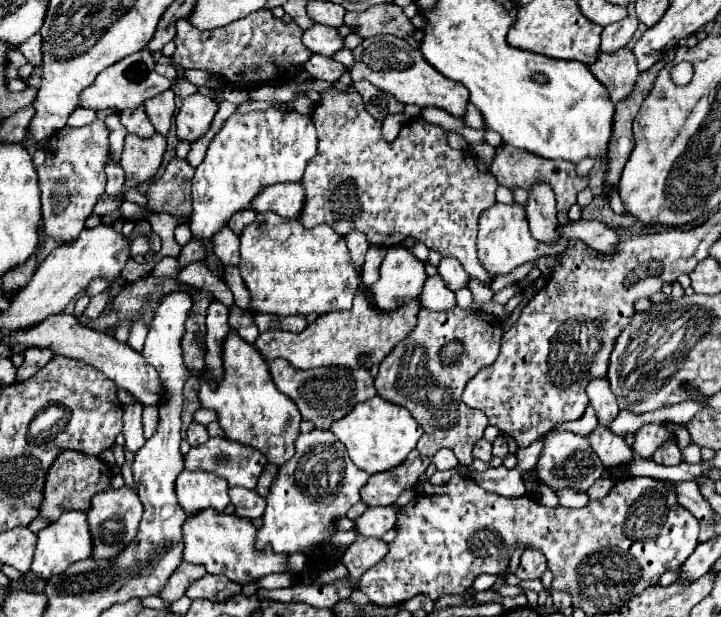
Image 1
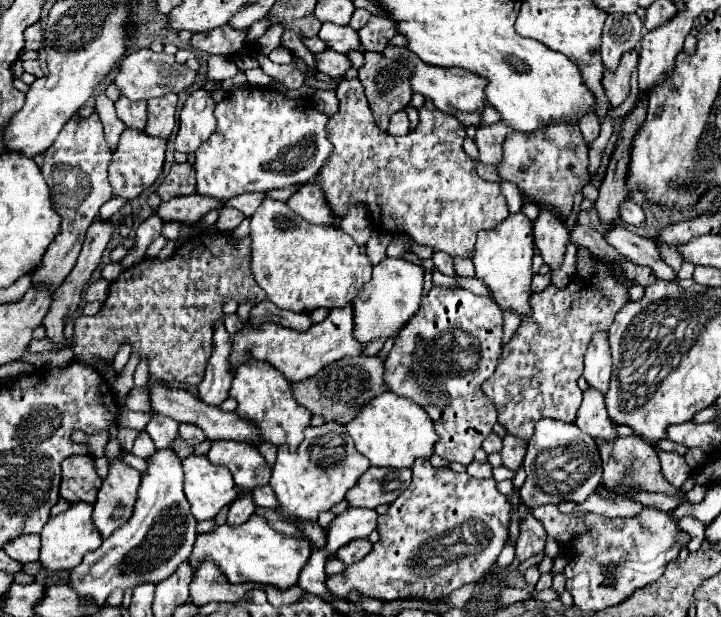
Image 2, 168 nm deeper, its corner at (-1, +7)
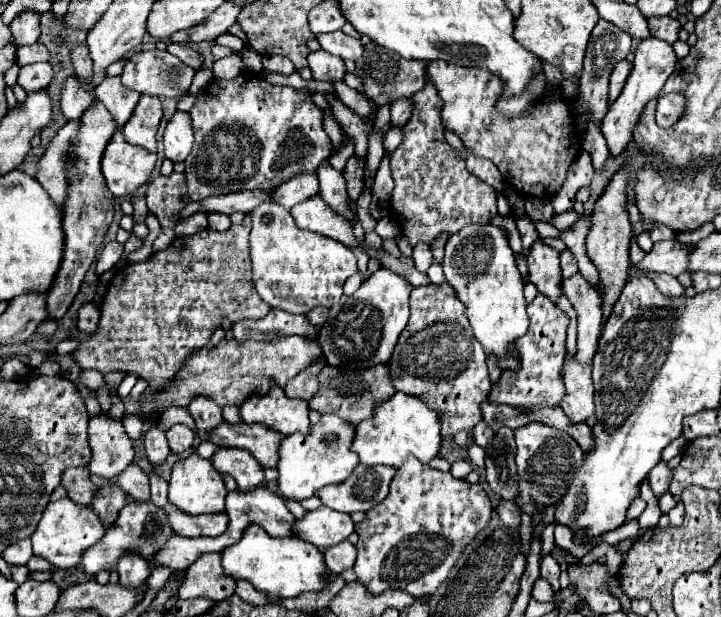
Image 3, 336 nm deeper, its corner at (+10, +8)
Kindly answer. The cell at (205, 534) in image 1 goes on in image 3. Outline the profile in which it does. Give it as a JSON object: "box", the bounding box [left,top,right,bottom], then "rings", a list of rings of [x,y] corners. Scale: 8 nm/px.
{"box":[222,525,328,597],"rings":[[[250,525],[242,539],[222,551],[222,567],[228,577],[242,577],[262,593],[276,593],[278,597],[296,597],[302,591],[320,591],[324,587],[322,575],[328,573],[318,547],[296,539],[270,537],[262,527]]]}

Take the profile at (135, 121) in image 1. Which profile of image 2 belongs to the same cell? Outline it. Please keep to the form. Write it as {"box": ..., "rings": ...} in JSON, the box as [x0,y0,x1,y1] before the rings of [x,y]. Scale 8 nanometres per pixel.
{"box":[115,96,147,130],"rings":[[[121,96],[115,102],[115,110],[119,120],[123,120],[123,124],[127,128],[137,128],[143,130],[147,124],[147,102],[131,102],[125,96]]]}

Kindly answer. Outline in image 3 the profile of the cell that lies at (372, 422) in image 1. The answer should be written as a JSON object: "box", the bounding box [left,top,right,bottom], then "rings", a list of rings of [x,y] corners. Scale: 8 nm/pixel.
{"box":[350,393,440,467],"rings":[[[394,393],[390,399],[376,403],[372,417],[356,425],[356,437],[350,447],[358,453],[360,463],[364,465],[392,465],[400,467],[408,455],[418,457],[422,463],[428,463],[438,455],[440,449],[440,421],[438,415],[428,409],[420,399],[404,393]]]}

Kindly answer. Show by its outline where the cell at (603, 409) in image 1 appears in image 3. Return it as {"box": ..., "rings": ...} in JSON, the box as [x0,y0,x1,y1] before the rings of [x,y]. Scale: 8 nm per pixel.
{"box":[562,273,602,365],"rings":[[[580,273],[564,279],[562,291],[578,313],[578,351],[574,357],[578,363],[592,365],[602,331],[602,297]]]}

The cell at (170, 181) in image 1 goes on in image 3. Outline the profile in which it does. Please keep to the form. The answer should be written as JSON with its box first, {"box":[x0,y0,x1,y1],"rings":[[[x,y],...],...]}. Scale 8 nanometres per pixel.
{"box":[146,173,190,251],"rings":[[[172,173],[168,177],[158,175],[148,183],[146,191],[146,203],[148,209],[158,217],[162,227],[162,233],[154,241],[154,251],[162,251],[168,247],[168,243],[176,237],[174,225],[178,221],[178,213],[188,205],[190,197],[186,191],[186,177],[184,173]]]}

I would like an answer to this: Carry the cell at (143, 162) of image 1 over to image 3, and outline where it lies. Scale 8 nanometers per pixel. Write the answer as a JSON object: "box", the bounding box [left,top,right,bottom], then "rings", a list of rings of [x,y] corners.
{"box":[102,131,156,197],"rings":[[[116,131],[104,149],[102,175],[114,197],[128,197],[150,179],[154,165],[156,153],[126,143],[124,135]]]}

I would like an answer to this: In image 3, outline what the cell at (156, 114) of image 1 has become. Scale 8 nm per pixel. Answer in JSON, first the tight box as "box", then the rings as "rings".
{"box":[124,95,162,151],"rings":[[[142,95],[130,123],[124,125],[124,139],[148,151],[156,151],[156,133],[162,121],[162,103],[156,97]]]}

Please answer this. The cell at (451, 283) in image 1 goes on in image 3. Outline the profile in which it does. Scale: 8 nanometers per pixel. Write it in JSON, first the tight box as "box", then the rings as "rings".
{"box":[412,243,434,273],"rings":[[[426,243],[416,245],[416,247],[414,247],[414,253],[412,253],[412,259],[414,259],[416,269],[422,271],[422,273],[426,273],[428,267],[432,265],[432,261],[434,261],[434,255],[432,255],[430,245],[426,245]]]}

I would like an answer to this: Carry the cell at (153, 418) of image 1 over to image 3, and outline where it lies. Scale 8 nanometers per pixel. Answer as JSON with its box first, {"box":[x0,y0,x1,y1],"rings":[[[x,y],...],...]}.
{"box":[144,427,170,465],"rings":[[[150,427],[146,433],[144,433],[144,445],[146,445],[146,457],[152,465],[160,465],[164,463],[164,459],[168,457],[170,449],[168,449],[168,443],[166,443],[166,435],[160,427]]]}

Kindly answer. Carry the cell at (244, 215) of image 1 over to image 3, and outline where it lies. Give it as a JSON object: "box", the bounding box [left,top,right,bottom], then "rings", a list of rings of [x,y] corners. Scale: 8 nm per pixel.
{"box":[208,213,232,231],"rings":[[[208,213],[208,227],[210,229],[216,229],[216,231],[224,231],[228,229],[232,223],[230,223],[230,217],[224,215],[224,213]]]}

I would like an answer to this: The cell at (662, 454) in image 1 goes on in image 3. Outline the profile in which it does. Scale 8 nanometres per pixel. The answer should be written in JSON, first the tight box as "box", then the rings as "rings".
{"box":[648,461,672,497],"rings":[[[660,461],[660,463],[650,471],[648,481],[650,481],[650,487],[652,487],[652,491],[654,491],[656,497],[664,495],[664,493],[668,491],[670,483],[672,483],[672,469],[668,467],[668,463]]]}

